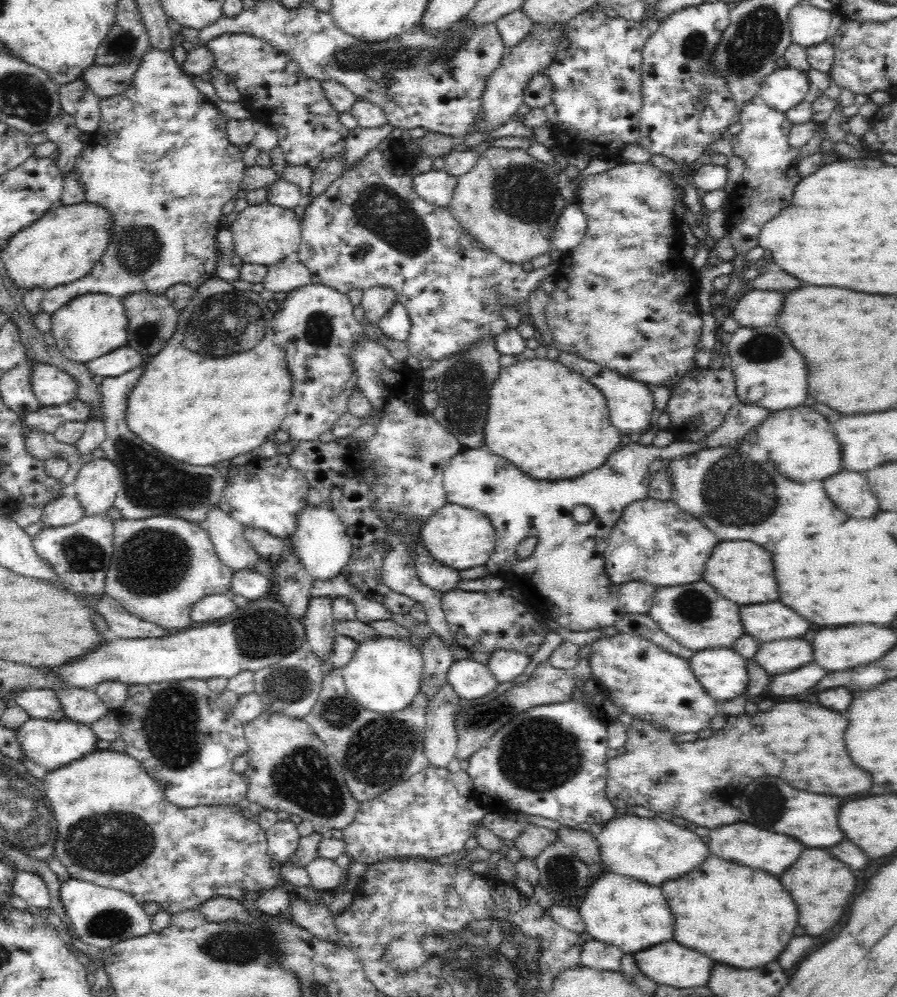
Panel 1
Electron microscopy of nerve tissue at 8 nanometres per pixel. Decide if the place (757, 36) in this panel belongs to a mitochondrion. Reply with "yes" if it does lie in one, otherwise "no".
yes

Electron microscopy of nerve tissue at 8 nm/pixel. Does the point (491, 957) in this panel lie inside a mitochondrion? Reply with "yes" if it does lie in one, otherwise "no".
yes

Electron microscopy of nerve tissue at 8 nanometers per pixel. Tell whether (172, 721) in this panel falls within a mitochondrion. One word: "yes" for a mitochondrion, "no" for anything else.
yes

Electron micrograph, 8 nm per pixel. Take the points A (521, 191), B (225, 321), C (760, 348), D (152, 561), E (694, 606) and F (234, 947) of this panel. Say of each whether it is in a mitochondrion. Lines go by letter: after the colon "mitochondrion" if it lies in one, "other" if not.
A: mitochondrion
B: mitochondrion
C: mitochondrion
D: mitochondrion
E: mitochondrion
F: mitochondrion

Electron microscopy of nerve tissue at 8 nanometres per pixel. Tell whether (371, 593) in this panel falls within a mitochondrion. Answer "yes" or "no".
no

